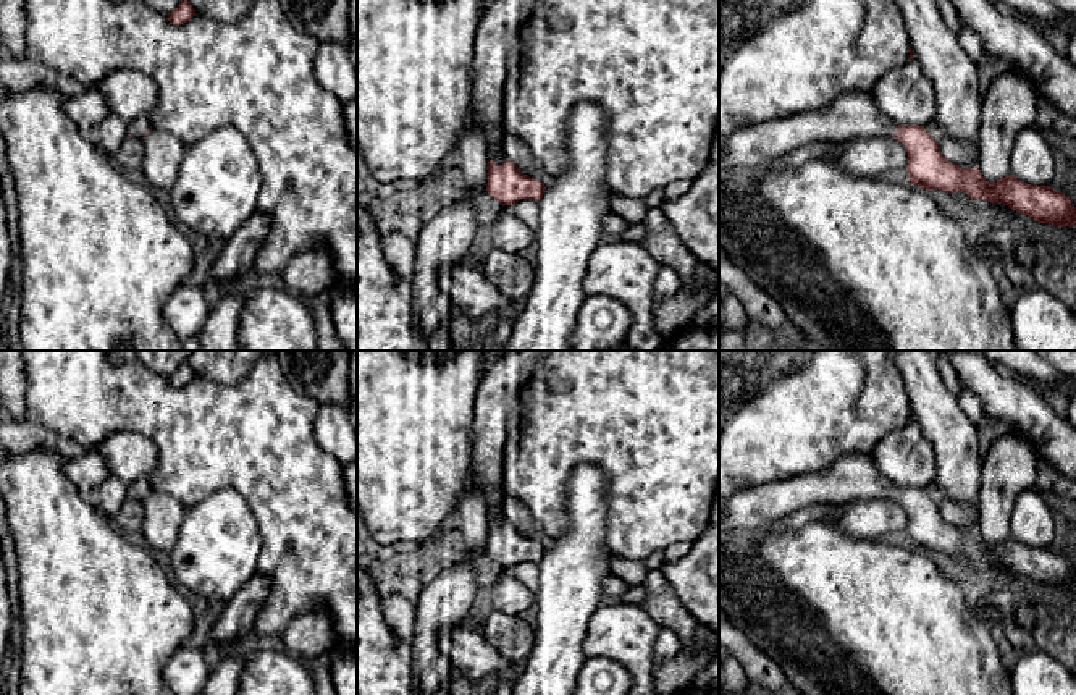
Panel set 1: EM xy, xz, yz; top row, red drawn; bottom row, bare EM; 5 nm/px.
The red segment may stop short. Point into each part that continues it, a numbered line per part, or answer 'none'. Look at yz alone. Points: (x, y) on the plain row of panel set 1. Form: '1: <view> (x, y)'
1: yz (853, 477)

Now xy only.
1: xy (138, 490)

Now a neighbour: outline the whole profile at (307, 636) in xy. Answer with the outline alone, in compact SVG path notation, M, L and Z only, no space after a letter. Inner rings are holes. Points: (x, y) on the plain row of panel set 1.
M323 609L299 614L289 622L281 640L286 651L309 663L336 645L333 619Z

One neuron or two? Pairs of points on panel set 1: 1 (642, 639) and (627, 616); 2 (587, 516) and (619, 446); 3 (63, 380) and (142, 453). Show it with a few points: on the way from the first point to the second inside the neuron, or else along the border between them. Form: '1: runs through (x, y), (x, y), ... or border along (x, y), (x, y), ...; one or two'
1: runs through (637, 634), (627, 621); one
2: border along (580, 463), (590, 463), (603, 474), (605, 518); two
3: border along (155, 445), (133, 432), (113, 432), (84, 446); two

